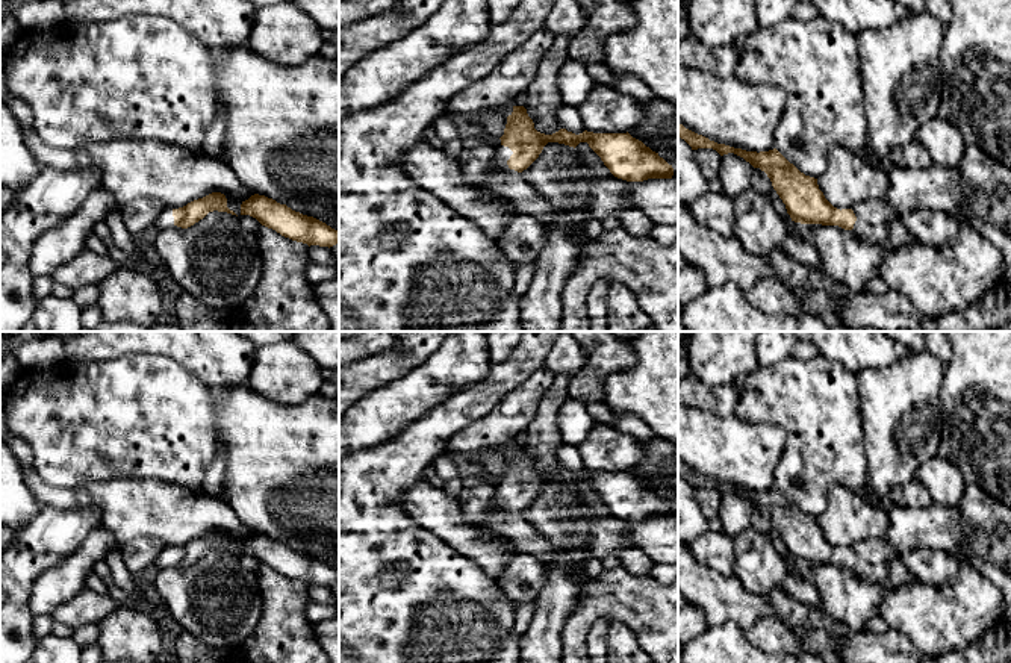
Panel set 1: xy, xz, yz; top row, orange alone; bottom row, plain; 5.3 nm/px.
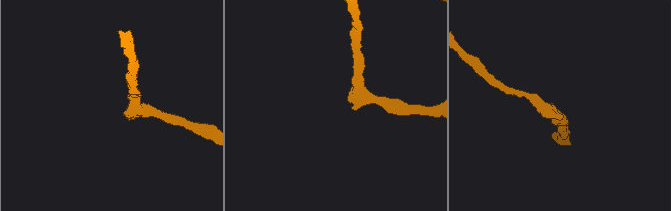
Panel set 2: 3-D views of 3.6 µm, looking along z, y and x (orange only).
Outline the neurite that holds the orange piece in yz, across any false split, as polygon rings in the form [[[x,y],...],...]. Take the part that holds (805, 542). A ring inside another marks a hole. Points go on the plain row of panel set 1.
[[[680,462],[678,477],[684,478],[692,489],[713,487],[720,495],[734,492],[749,501],[754,507],[764,510],[795,562],[838,565],[887,587],[901,587],[916,583],[914,575],[902,563],[901,557],[872,565],[858,560],[852,548],[840,549],[834,546],[819,528],[817,518],[801,512],[776,487],[760,492],[734,487],[710,480],[708,477],[686,468]]]

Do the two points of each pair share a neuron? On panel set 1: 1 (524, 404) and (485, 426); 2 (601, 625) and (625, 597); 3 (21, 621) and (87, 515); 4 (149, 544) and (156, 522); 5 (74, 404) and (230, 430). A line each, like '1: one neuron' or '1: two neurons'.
1: one neuron
2: two neurons
3: one neuron
4: two neurons
5: two neurons

